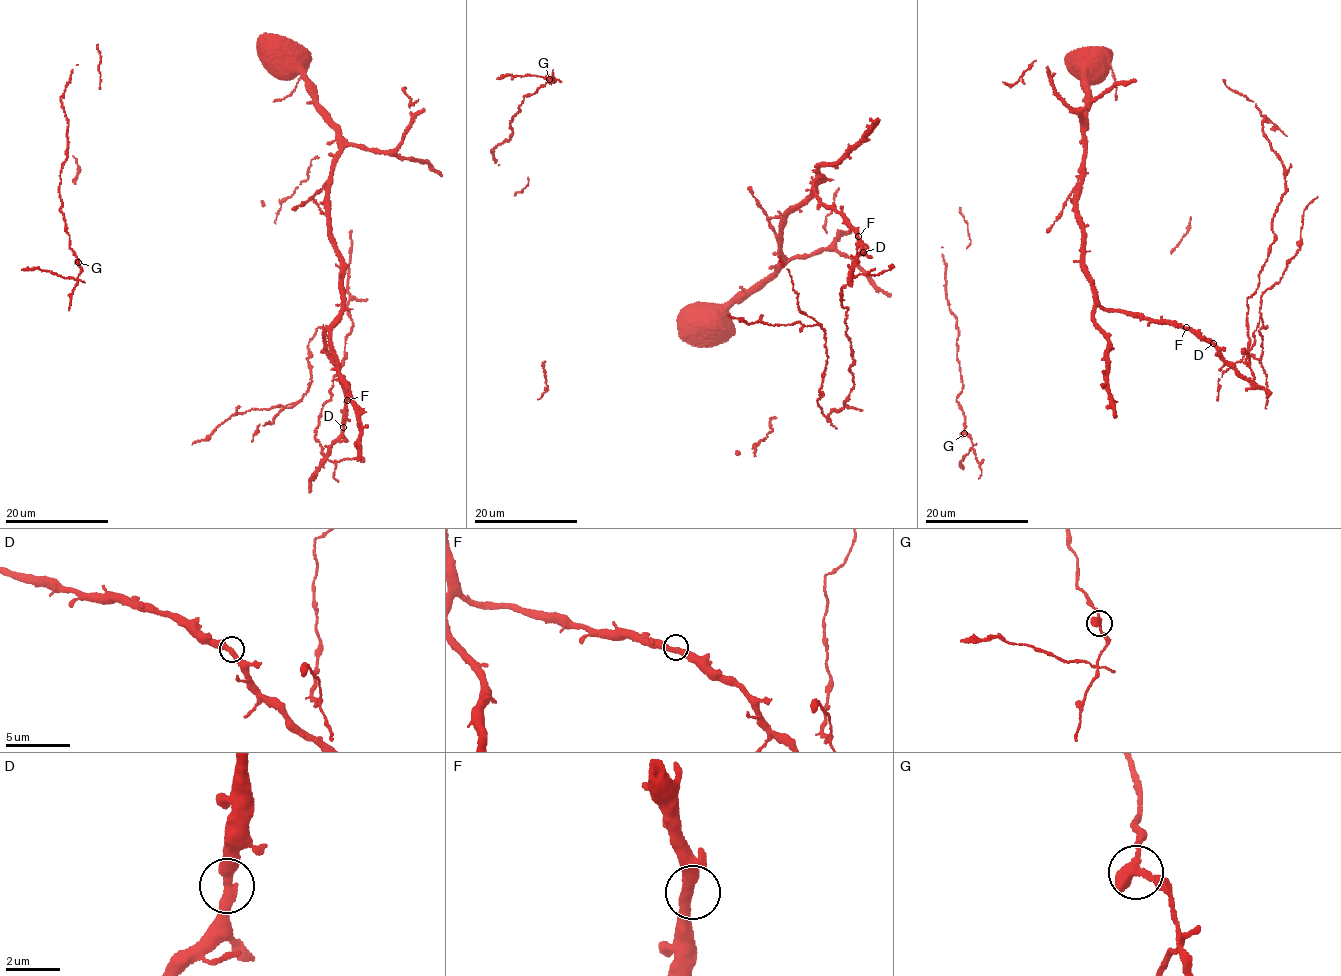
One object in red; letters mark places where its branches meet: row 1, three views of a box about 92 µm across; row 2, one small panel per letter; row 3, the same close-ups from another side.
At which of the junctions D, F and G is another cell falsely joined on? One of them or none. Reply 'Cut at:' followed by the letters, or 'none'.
Cut at: G

